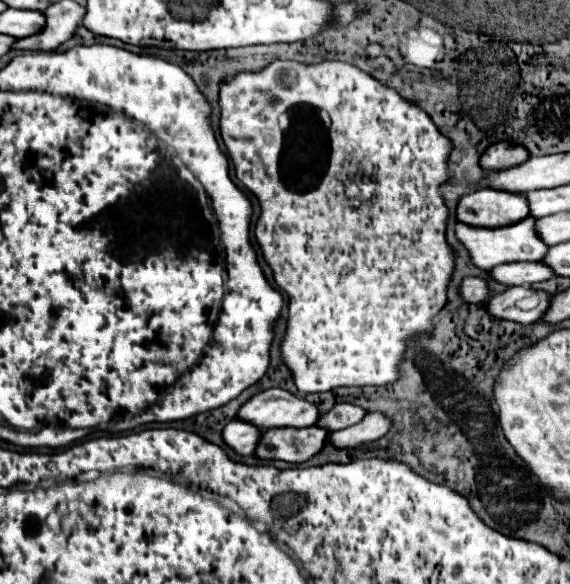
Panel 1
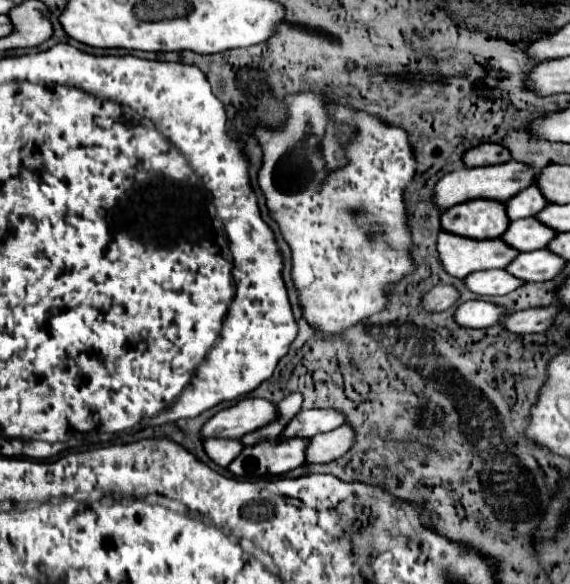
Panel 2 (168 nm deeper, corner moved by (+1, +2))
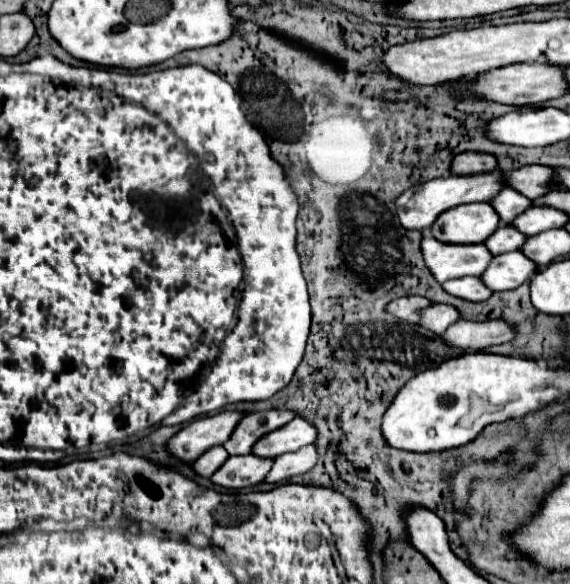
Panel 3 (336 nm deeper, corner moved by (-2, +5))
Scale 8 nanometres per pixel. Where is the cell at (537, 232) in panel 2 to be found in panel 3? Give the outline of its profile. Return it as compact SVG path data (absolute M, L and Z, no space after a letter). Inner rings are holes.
M501 225L497 227L497 231L485 239L485 247L489 249L491 255L501 255L501 253L509 253L509 251L517 251L523 243L525 243L525 235L519 235L519 231L515 231L515 227L511 225Z

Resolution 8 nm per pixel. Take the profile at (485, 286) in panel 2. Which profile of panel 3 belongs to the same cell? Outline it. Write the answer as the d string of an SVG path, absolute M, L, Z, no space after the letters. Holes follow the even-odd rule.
M477 277L451 279L451 281L445 281L441 287L445 293L449 293L453 297L473 301L473 303L479 303L479 301L485 301L491 297L491 291L487 291L487 287L483 287L483 283L479 283Z

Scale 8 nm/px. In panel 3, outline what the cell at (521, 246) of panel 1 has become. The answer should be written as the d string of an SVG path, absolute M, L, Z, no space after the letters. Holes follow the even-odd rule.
M425 231L421 237L421 253L425 267L439 283L467 275L479 277L483 273L483 267L487 267L487 263L491 261L491 253L481 243L447 245L439 243L429 231Z

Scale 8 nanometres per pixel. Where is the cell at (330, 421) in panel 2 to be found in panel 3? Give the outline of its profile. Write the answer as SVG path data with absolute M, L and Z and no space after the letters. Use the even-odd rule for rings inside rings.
M295 417L287 425L263 435L251 449L253 455L263 459L275 459L283 453L297 451L305 445L311 445L315 441L317 431L301 417Z

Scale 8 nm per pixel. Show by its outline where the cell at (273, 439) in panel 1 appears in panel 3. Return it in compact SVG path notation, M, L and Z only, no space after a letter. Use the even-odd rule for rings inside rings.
M239 455L229 457L213 475L211 481L215 485L227 487L227 489L243 489L257 485L265 479L267 471L271 469L273 459L259 459L255 455Z

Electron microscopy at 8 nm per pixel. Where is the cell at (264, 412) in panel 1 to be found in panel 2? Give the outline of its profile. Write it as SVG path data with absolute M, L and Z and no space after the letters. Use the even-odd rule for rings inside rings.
M244 398L238 404L224 408L212 416L202 428L202 438L242 438L276 422L278 418L280 412L276 404L264 398Z

